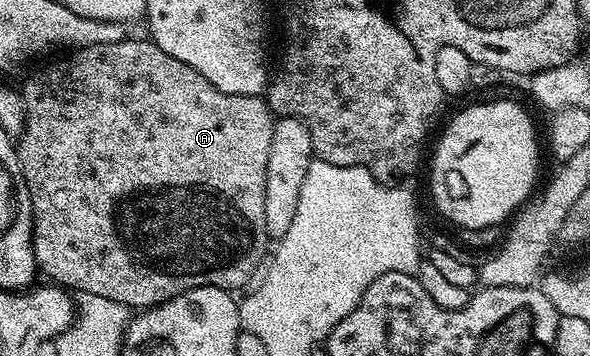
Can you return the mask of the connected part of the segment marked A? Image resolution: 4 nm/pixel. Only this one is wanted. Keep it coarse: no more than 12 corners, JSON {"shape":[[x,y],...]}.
{"shape":[[153,40],[21,85],[41,275],[245,289],[275,115]]}

